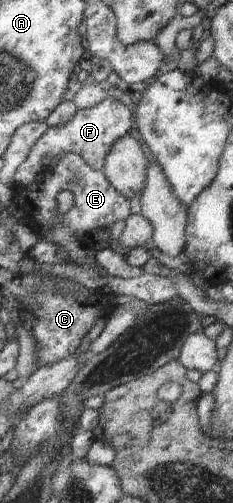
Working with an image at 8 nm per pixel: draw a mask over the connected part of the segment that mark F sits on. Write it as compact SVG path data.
M110 96L96 107L79 110L72 120L60 127L51 127L38 141L28 161L20 166L16 176L17 183L25 186L40 181L47 172L47 168L42 163L46 155L56 157L60 161L66 154L77 153L82 155L92 167L104 171L112 148L119 139L132 135L132 131L134 131L134 113L114 96Z

